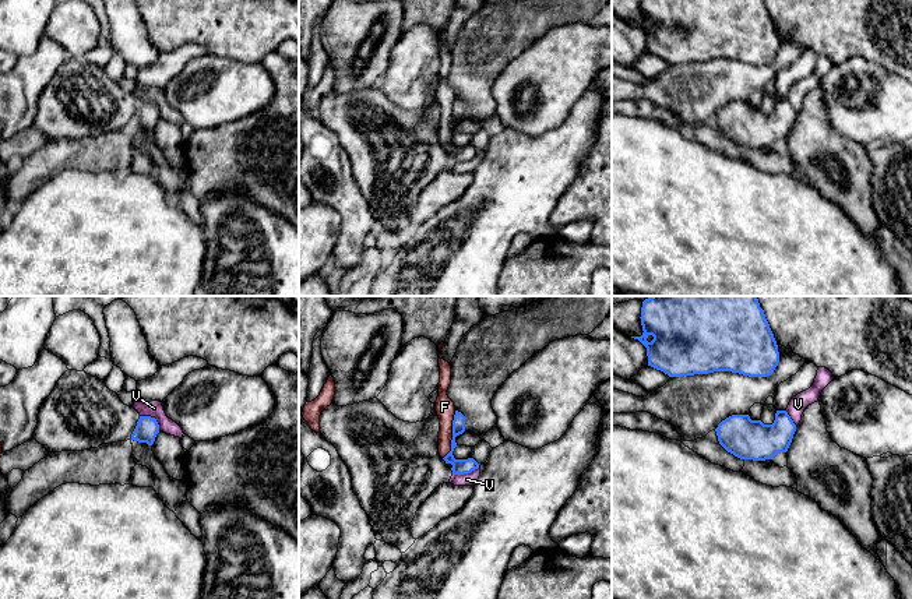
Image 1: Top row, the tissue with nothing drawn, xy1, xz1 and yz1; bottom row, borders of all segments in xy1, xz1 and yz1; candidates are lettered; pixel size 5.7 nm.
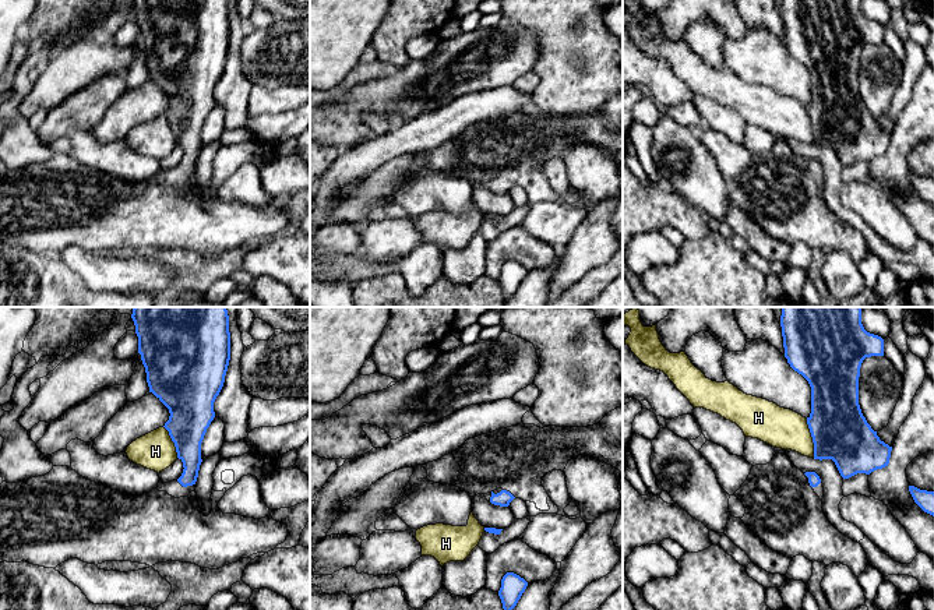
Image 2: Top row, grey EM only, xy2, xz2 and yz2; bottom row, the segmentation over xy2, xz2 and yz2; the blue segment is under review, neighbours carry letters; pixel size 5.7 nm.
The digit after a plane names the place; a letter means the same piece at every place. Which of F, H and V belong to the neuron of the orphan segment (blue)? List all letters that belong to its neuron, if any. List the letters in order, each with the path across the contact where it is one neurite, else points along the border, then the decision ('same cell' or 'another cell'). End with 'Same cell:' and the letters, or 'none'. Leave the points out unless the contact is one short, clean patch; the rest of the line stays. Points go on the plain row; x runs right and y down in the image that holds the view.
F: another cell
H: another cell
V: another cell
Same cell: none

